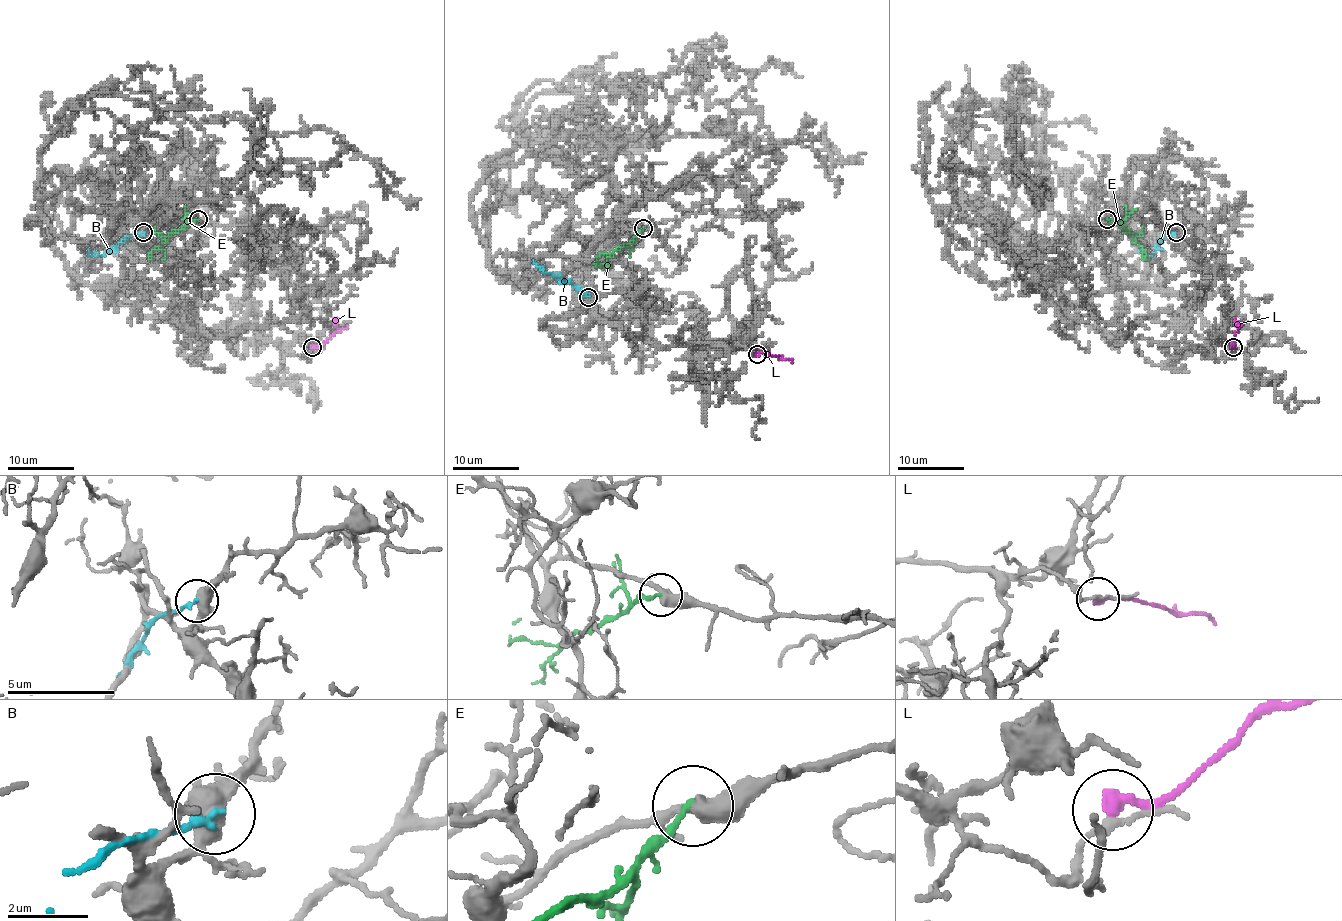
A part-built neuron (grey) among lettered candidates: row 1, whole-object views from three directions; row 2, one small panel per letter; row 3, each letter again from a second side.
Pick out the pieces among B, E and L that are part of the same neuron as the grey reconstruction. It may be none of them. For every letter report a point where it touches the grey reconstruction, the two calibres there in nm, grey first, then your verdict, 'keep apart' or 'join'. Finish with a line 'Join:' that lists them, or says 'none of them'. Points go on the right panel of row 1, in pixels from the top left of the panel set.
B: (1176, 232) | 440/190 nm | keep apart
E: (1107, 219) | 400/150 nm | keep apart
L: (1233, 347) | 150/340 nm | keep apart
Join: none of them

